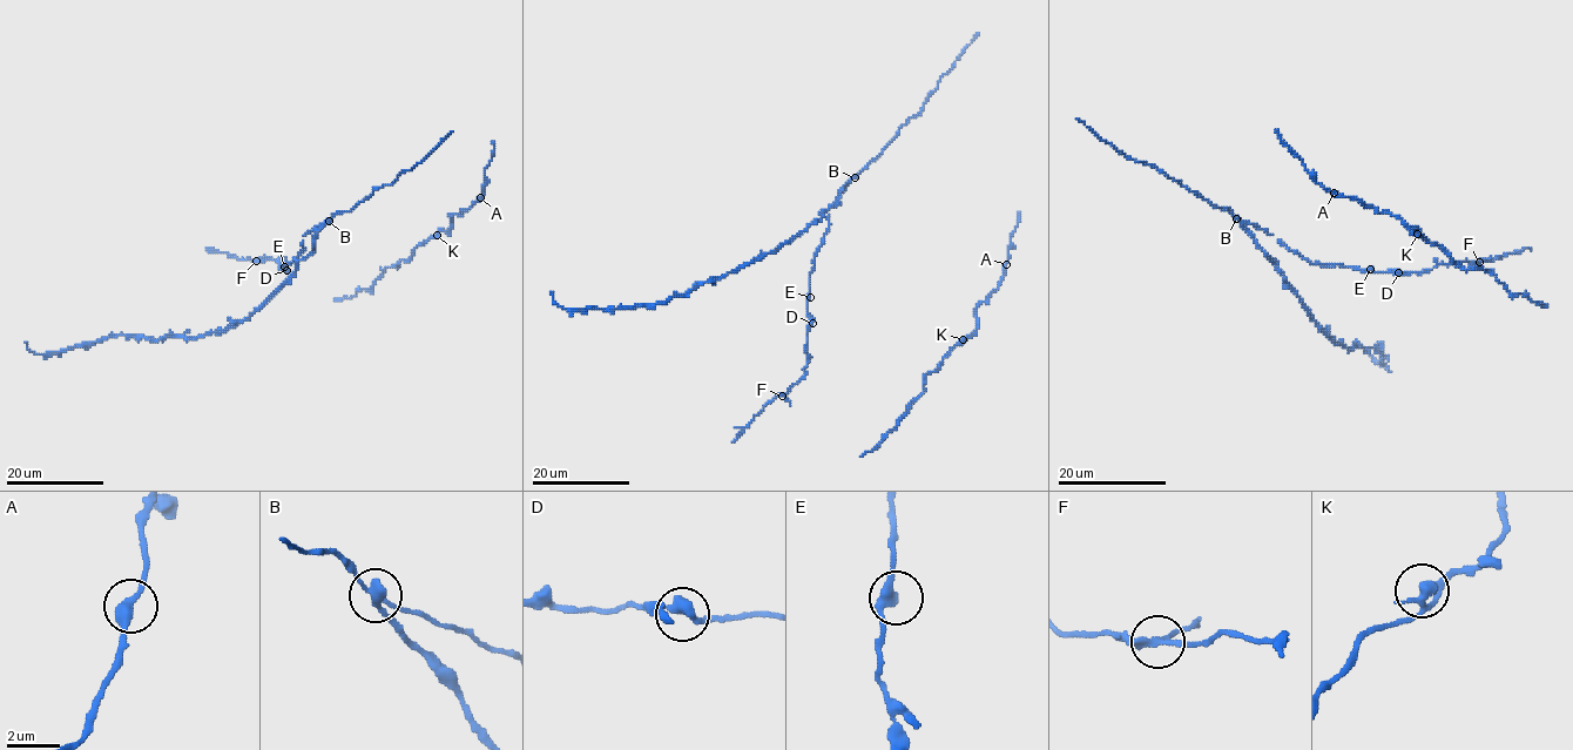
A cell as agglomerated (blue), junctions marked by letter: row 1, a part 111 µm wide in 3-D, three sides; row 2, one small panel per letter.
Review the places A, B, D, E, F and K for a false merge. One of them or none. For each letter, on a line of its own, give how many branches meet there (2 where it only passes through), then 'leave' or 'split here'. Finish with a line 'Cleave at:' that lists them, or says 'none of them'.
A: branches 2; leave
B: branches 3; split here
D: branches 2; leave
E: branches 2; leave
F: branches 3; leave
K: branches 2; leave
Cleave at: B

